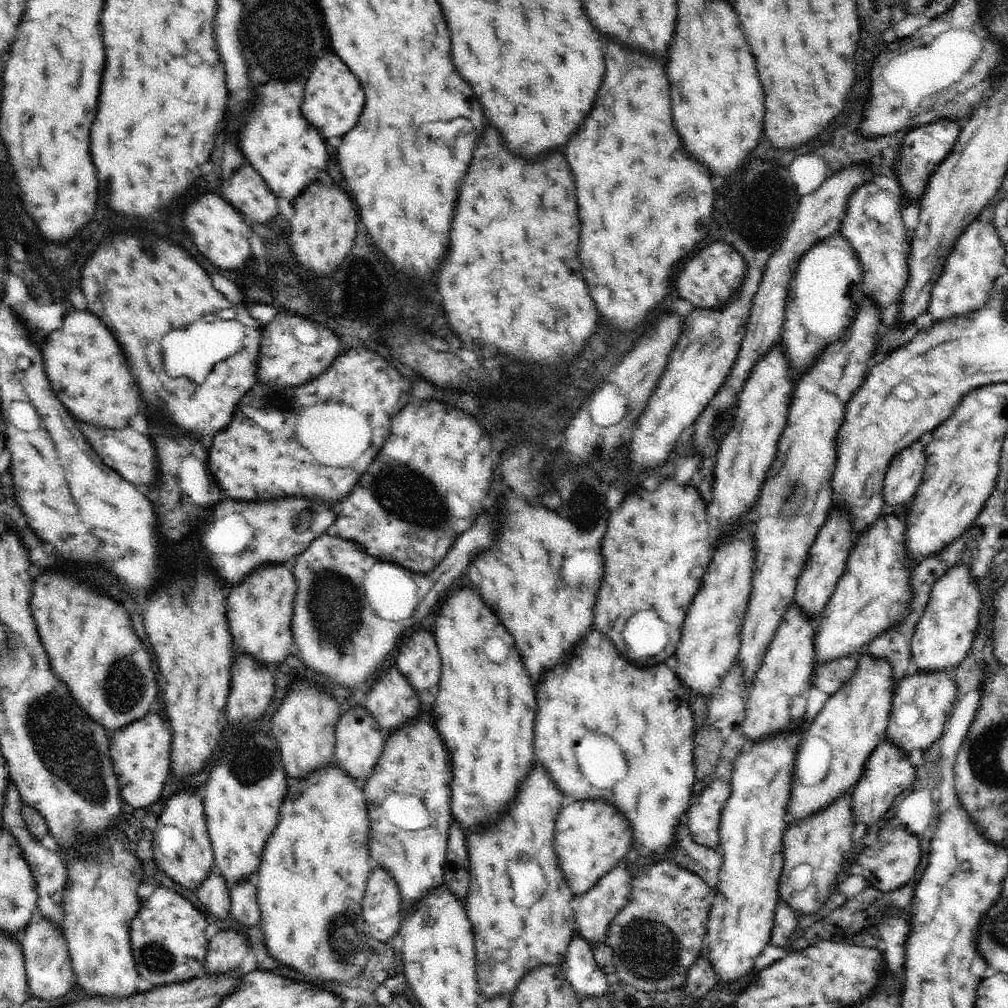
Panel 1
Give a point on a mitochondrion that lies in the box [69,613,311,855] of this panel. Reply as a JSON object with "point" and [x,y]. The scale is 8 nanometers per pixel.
{"point":[124,687]}

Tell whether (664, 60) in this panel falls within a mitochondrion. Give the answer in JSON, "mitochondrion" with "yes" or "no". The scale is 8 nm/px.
{"mitochondrion":"no"}

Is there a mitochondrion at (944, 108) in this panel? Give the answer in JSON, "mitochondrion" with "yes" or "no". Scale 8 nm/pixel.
{"mitochondrion":"yes"}

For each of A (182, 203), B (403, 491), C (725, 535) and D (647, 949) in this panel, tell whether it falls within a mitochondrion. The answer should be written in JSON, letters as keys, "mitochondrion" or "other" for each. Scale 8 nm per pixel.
{"A":"other","B":"mitochondrion","C":"other","D":"mitochondrion"}

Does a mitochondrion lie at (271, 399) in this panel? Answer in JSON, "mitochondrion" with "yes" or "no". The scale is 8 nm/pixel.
{"mitochondrion":"yes"}

